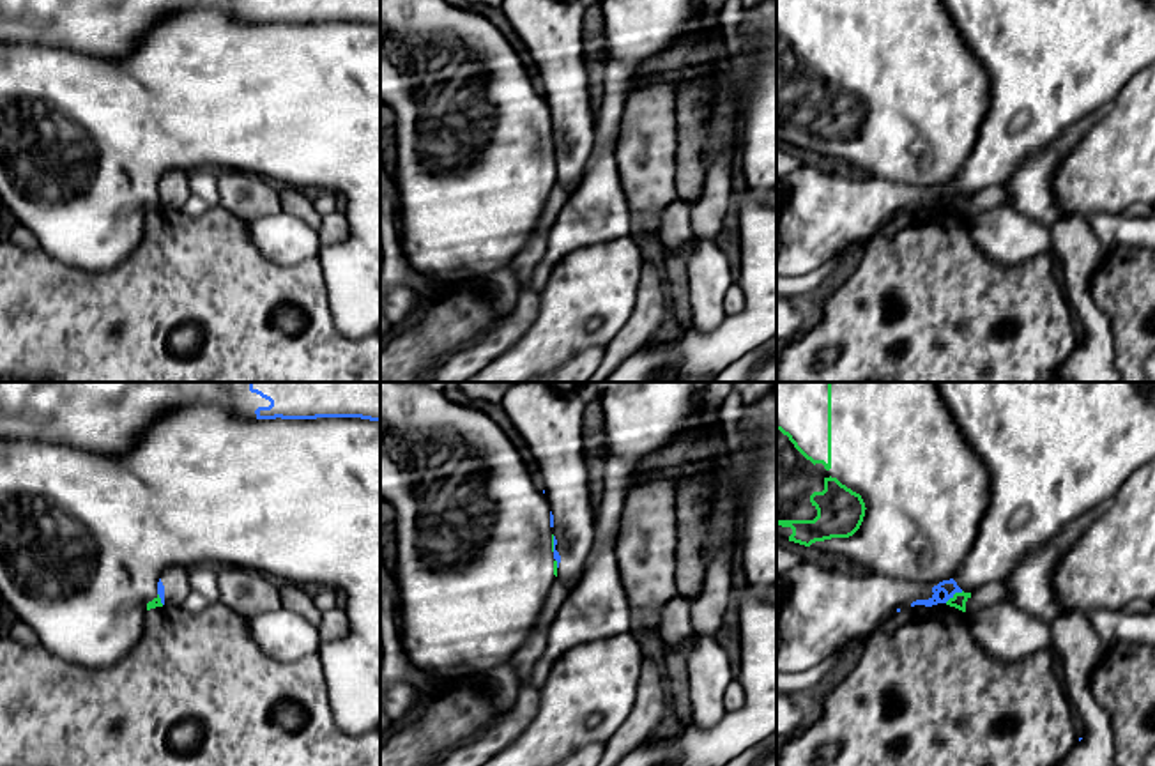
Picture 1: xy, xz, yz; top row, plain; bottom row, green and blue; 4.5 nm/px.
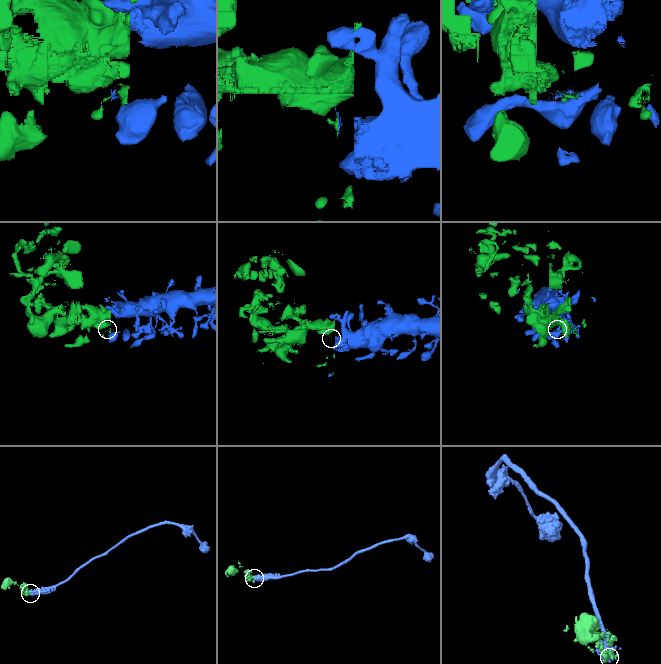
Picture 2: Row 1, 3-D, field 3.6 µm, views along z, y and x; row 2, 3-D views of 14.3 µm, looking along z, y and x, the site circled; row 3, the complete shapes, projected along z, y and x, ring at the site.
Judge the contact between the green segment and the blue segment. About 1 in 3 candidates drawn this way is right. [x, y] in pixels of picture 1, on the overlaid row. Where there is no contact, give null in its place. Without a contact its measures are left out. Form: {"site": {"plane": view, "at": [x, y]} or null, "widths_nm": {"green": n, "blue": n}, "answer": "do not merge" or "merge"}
{"site": {"plane": "yz", "at": [954, 595]}, "widths_nm": {"green": 70, "blue": 70}, "answer": "do not merge"}

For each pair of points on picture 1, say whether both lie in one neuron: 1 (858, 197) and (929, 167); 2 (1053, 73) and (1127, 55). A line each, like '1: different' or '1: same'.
1: different
2: same

